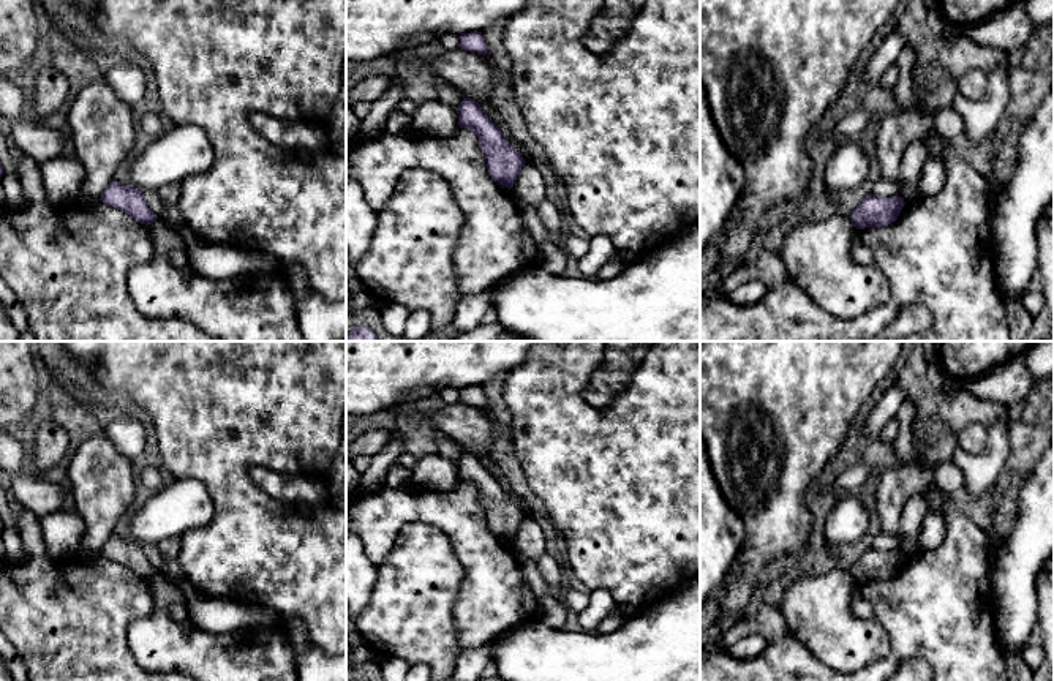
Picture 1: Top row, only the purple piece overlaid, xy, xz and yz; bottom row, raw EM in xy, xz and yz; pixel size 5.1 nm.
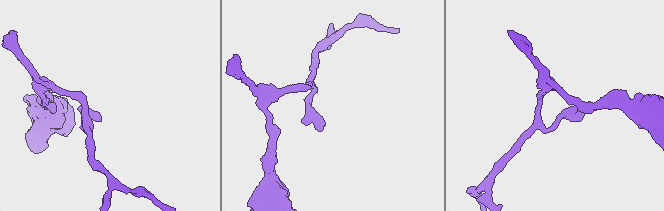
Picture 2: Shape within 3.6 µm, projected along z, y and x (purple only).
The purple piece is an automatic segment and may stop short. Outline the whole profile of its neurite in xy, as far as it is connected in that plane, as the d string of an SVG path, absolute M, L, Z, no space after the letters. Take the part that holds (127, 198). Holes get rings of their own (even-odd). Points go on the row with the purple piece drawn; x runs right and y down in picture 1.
M112 180L103 191L100 201L125 212L145 226L152 224L158 218L149 207L144 193L133 185L123 185Z

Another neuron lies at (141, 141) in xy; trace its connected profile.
M137 130L133 149L130 152L130 160L144 153L144 150L155 141L155 137L145 134L144 131Z

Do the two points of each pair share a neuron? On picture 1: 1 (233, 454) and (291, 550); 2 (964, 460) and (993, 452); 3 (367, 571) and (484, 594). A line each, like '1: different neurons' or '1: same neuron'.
1: same neuron
2: same neuron
3: different neurons

